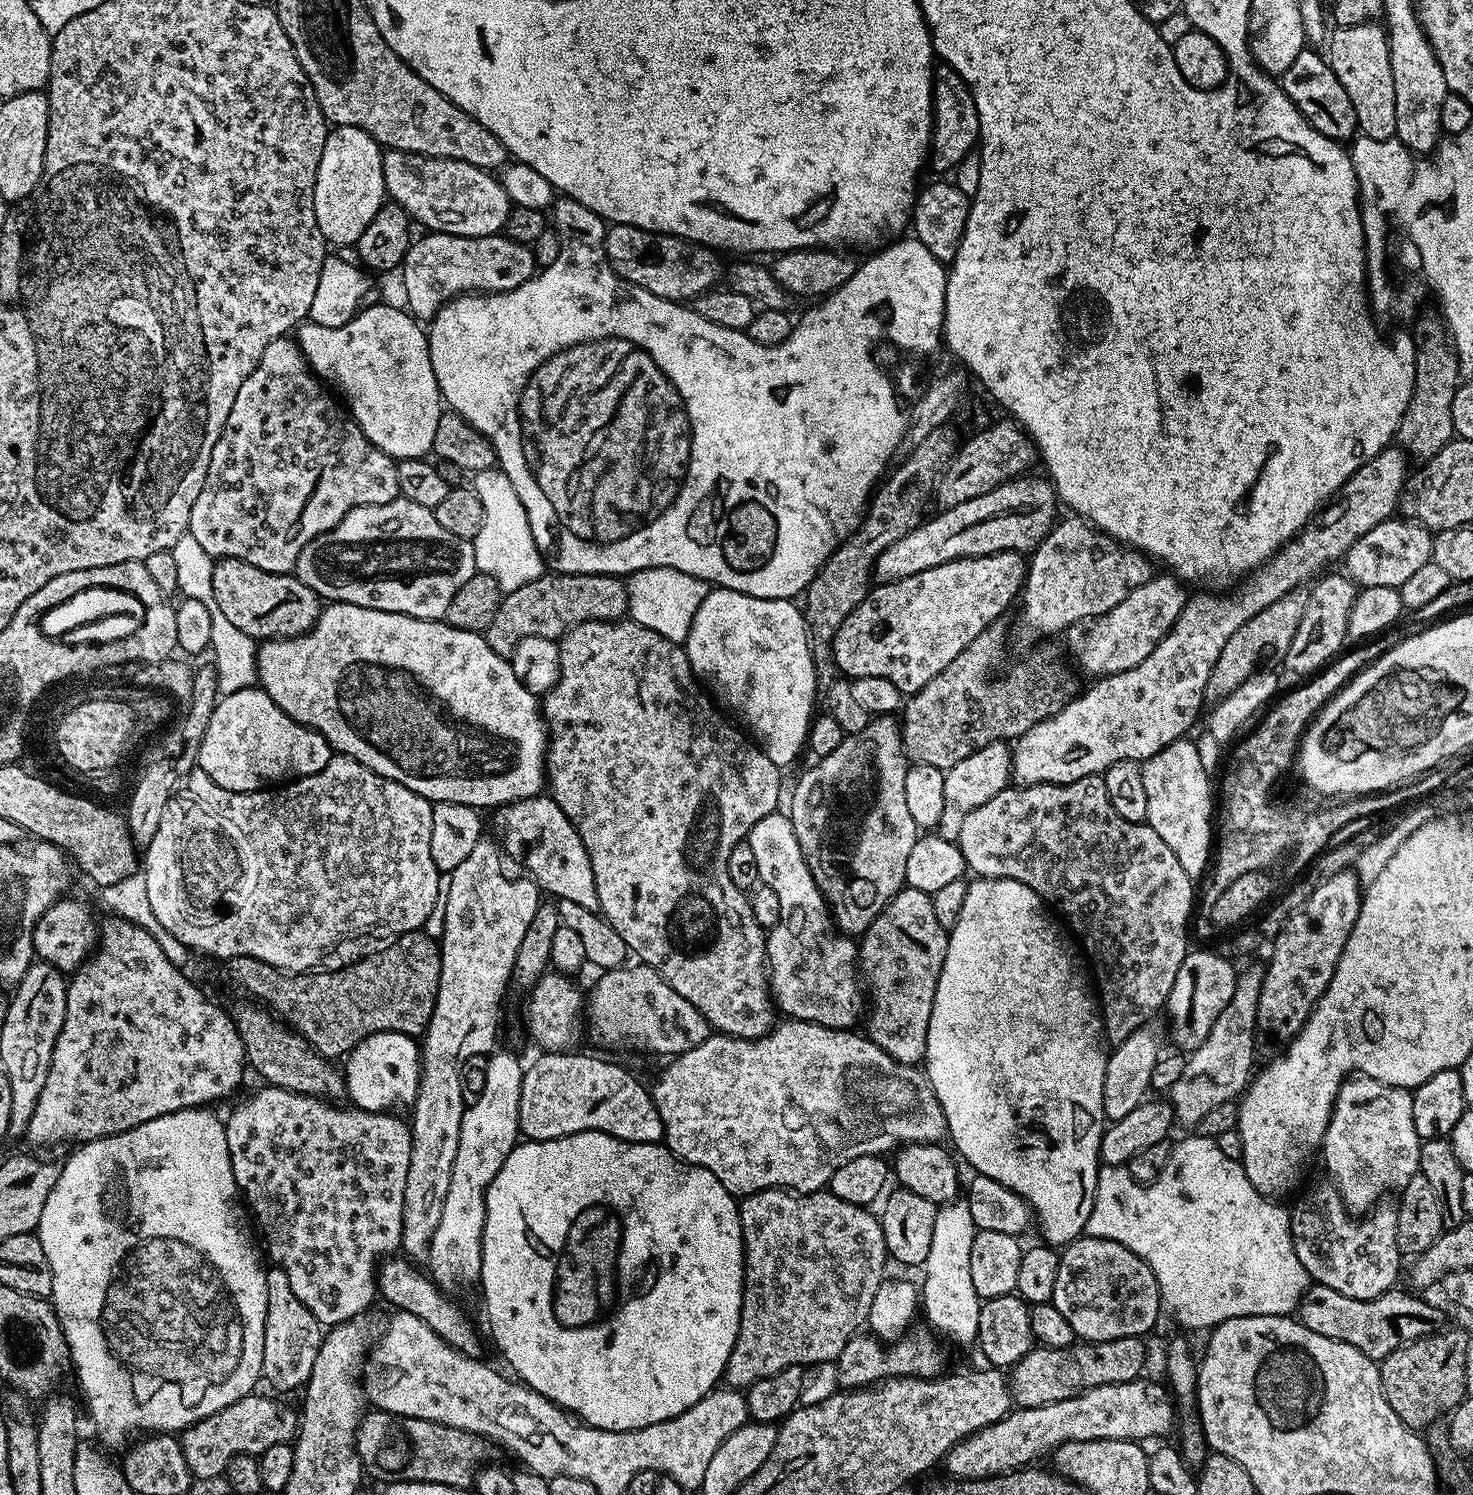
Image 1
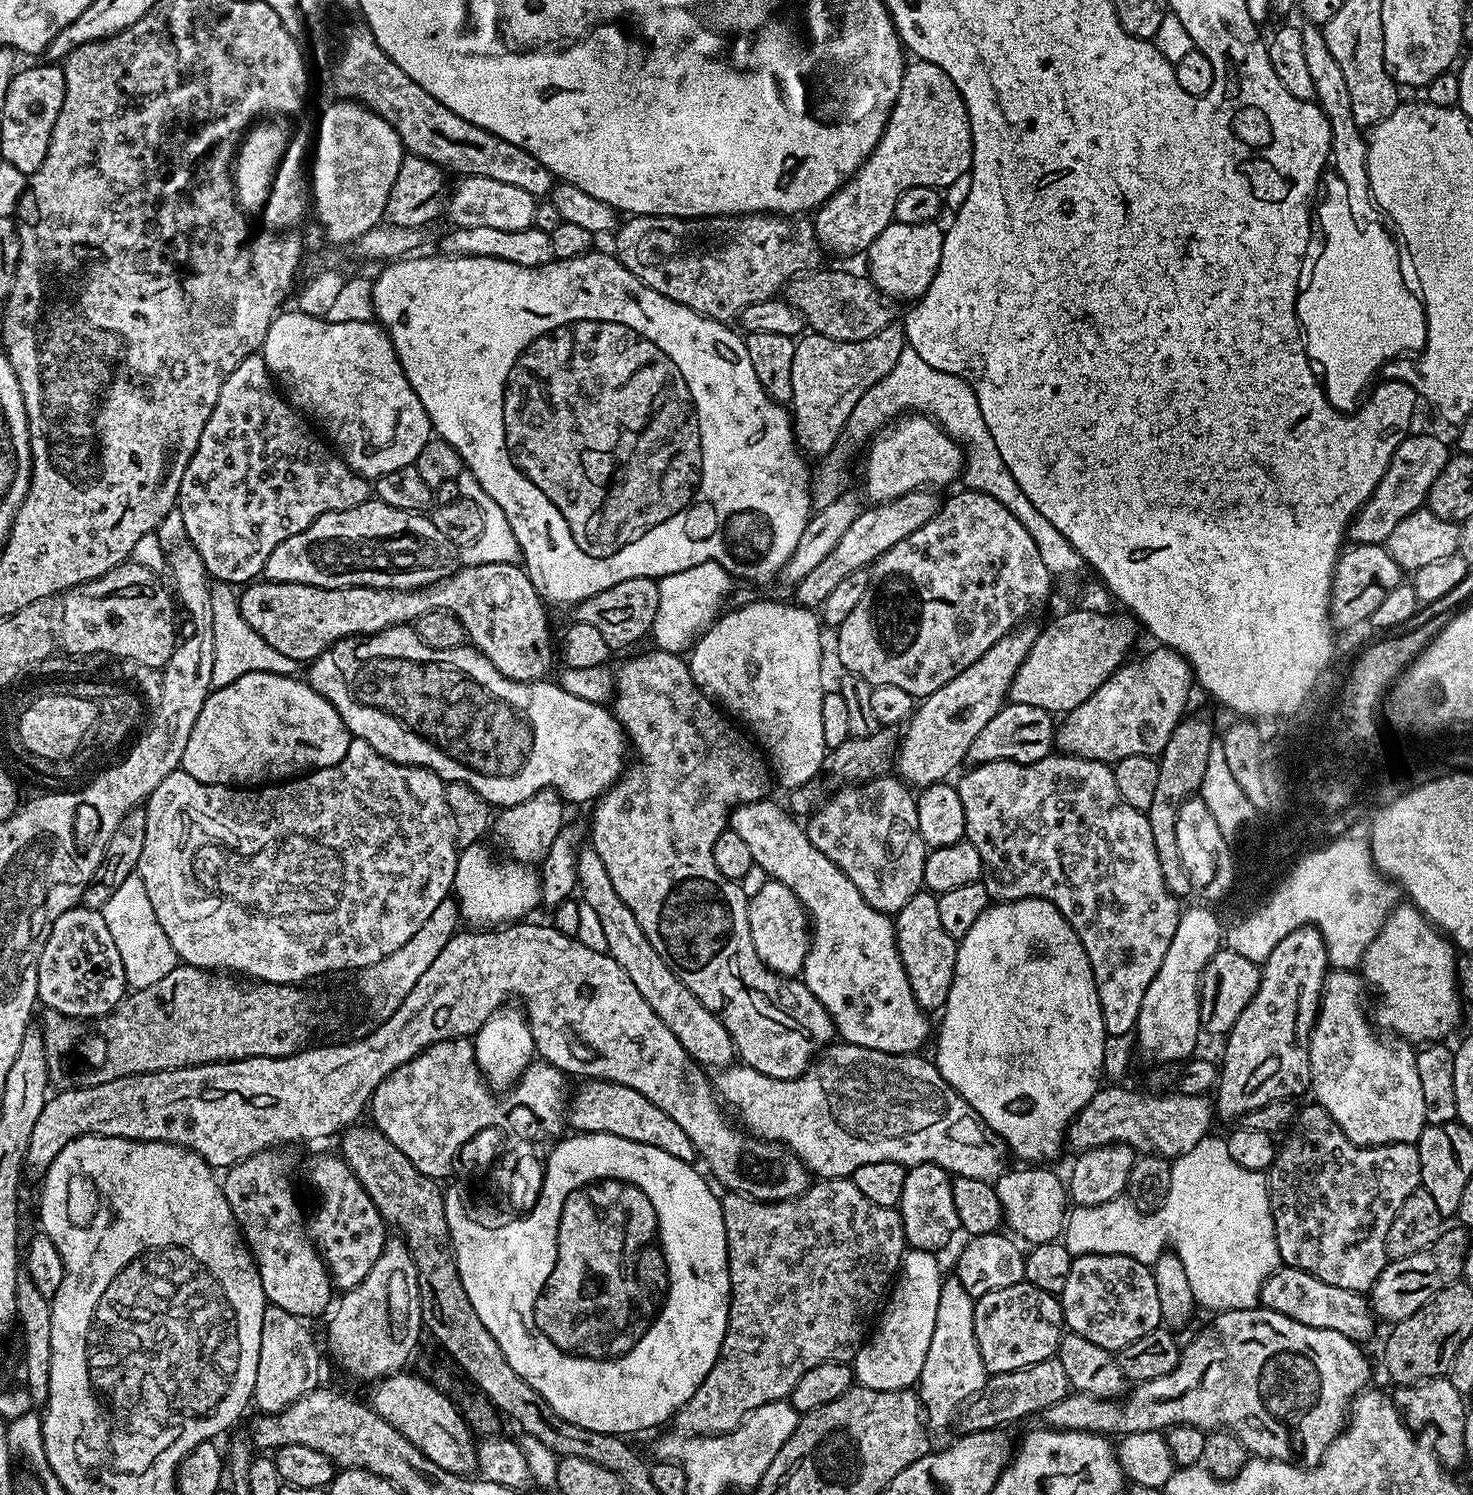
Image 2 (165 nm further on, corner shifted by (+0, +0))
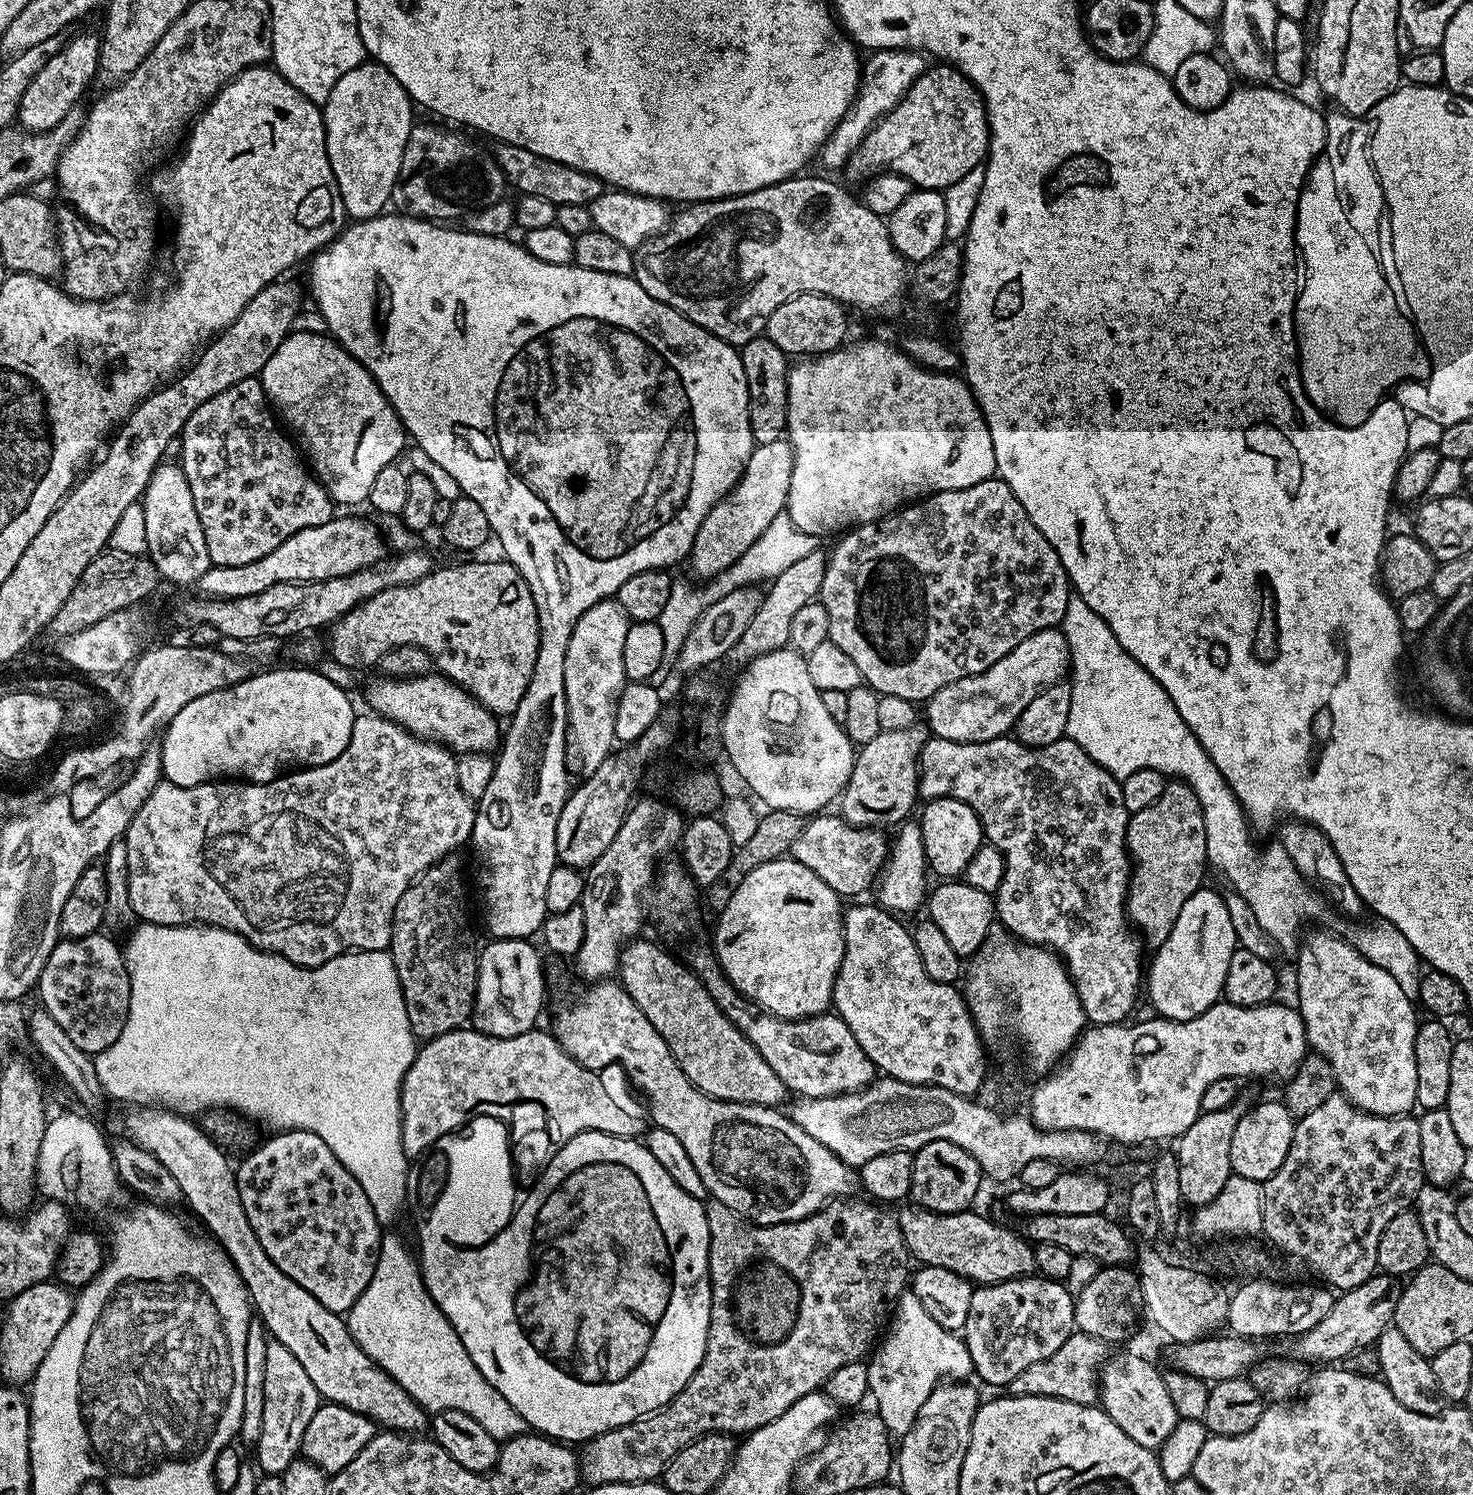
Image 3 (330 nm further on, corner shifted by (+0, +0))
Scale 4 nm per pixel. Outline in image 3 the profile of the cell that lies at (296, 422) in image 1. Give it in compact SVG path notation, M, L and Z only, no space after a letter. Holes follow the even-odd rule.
M253 378L222 390L222 394L214 394L210 402L202 402L202 406L190 414L179 437L178 460L190 482L190 494L194 494L194 510L198 510L198 522L202 522L206 534L206 550L210 550L210 558L217 568L258 562L258 558L266 558L270 550L278 550L278 546L282 546L286 538L298 534L298 530L322 526L333 519L333 500L302 459L297 445L292 445L279 427L263 386L259 379Z

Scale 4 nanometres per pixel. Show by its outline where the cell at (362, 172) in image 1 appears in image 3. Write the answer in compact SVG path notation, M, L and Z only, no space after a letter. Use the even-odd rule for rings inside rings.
M378 63L359 64L334 82L330 98L322 105L326 154L338 182L344 211L353 221L379 216L387 209L384 207L389 207L406 138L410 138L414 123L412 108L414 101L398 78Z

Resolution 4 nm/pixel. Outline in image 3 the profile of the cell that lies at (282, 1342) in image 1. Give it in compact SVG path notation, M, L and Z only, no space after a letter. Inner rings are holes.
M269 1342L266 1346L265 1366L265 1402L263 1403L261 1437L254 1447L254 1454L260 1469L265 1475L281 1475L286 1466L297 1457L302 1442L302 1434L306 1434L306 1426L310 1426L310 1418L319 1410L322 1397L310 1382L306 1370L286 1346Z

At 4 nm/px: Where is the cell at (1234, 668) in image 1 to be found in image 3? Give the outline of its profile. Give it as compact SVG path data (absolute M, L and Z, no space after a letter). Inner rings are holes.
M1169 779L1162 790L1162 798L1146 806L1146 810L1138 810L1128 817L1126 830L1128 854L1133 863L1132 880L1128 883L1128 919L1135 931L1142 937L1149 949L1157 950L1162 946L1174 927L1174 922L1181 913L1182 906L1195 891L1205 883L1204 868L1208 864L1206 850L1206 822L1202 814L1202 806L1198 802L1198 794L1182 780Z

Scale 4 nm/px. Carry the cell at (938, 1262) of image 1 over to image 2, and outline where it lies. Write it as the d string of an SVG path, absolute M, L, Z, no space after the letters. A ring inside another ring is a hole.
M945 1279L940 1286L938 1318L934 1318L934 1338L930 1338L930 1350L926 1350L926 1362L922 1366L922 1374L918 1381L918 1399L926 1417L927 1427L929 1429L950 1427L956 1411L960 1407L961 1411L976 1393L984 1389L989 1375L984 1369L982 1354L978 1350L978 1340L974 1338L974 1298L961 1286L959 1280Z

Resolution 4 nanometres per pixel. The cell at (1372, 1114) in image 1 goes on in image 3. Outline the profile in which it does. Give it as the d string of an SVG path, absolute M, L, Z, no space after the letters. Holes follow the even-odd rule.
M1312 932L1308 937L1306 936L1303 937L1298 948L1300 957L1296 960L1296 996L1300 999L1298 1011L1300 1017L1304 1019L1304 1029L1308 1035L1311 1051L1317 1052L1322 1058L1326 1058L1326 1062L1330 1062L1330 1066L1336 1075L1337 1089L1355 1108L1360 1108L1362 1111L1375 1116L1409 1115L1416 1108L1416 1095L1418 1094L1418 1066L1414 1066L1414 1038L1418 1027L1418 1019L1416 1020L1417 1005L1410 998L1406 998L1406 994L1402 994L1402 986L1398 986L1394 974L1382 970L1382 966L1374 966L1374 962L1370 962L1362 954L1358 954L1356 947L1343 935L1340 935L1340 937L1331 936L1328 932Z

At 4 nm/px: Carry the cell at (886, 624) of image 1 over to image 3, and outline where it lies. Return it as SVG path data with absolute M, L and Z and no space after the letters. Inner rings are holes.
M999 478L983 480L962 490L936 492L893 512L891 516L884 516L869 524L857 524L855 528L845 531L836 542L827 557L825 577L822 578L818 597L820 603L826 606L826 614L830 618L828 638L850 657L854 666L858 666L861 681L882 696L927 702L933 694L942 690L942 686L950 686L950 682L958 682L967 676L982 674L987 668L994 666L998 658L1010 654L1010 650L1014 650L1018 642L1030 638L1030 634L1057 627L1066 614L1066 602L1070 595L1070 581L1066 570L1054 546L1046 542L1042 530L1038 530L1038 526L1030 522L1030 514L1026 514L1014 490L1010 490L1006 481Z

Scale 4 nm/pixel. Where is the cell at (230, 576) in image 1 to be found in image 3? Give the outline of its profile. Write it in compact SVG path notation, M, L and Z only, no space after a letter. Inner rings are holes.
M503 558L472 560L469 564L452 564L449 568L433 567L432 572L418 582L387 588L366 598L331 625L328 634L327 655L353 670L379 665L380 656L391 648L407 644L418 646L426 650L439 675L466 689L478 703L500 718L511 717L518 710L518 702L522 702L522 694L526 694L526 686L530 686L534 658L538 658L540 649L538 610L530 586L526 586L515 566Z

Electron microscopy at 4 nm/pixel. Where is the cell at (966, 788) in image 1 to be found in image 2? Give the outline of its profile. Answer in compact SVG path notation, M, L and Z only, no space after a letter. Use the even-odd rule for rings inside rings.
M1005 703L998 714L994 714L994 718L982 726L978 738L974 738L968 751L968 760L973 765L985 764L991 760L1015 760L1017 764L1033 764L1053 751L1056 730L1053 713L1038 706Z

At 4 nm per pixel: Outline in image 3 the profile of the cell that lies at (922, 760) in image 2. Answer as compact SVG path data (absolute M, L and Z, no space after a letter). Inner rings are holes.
M917 722L906 730L880 731L878 738L859 745L848 785L838 797L838 812L847 824L856 828L884 830L887 824L899 825L913 815L916 791L922 788L920 752L929 738L929 729Z

